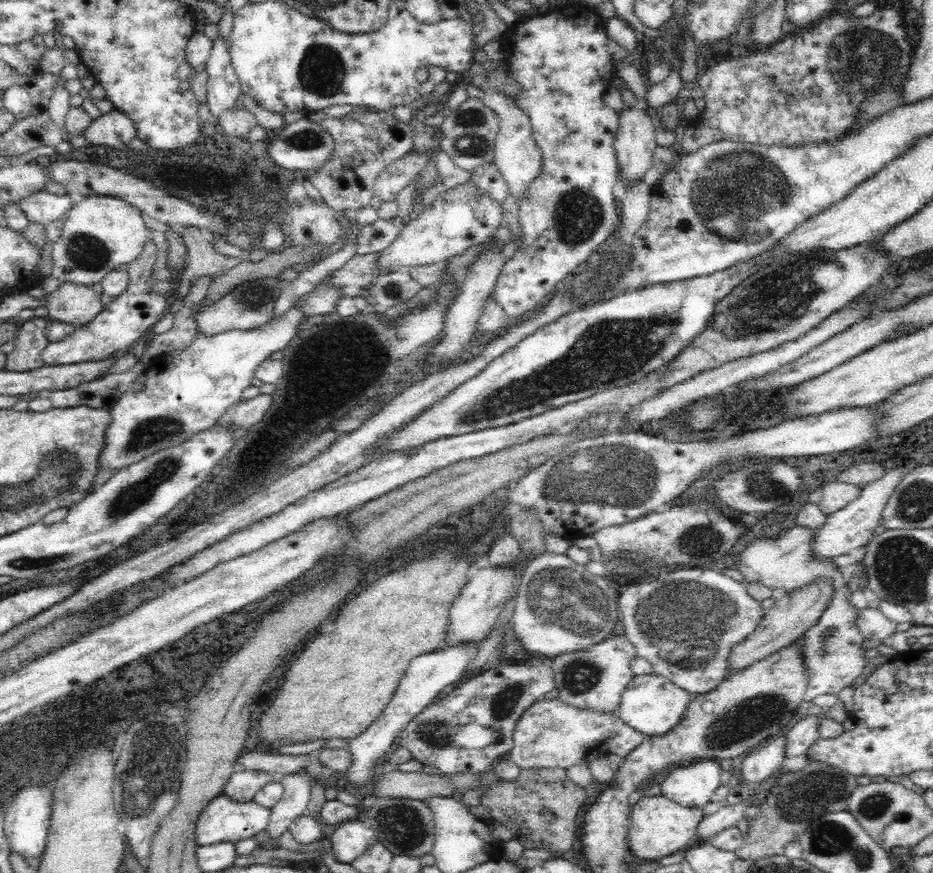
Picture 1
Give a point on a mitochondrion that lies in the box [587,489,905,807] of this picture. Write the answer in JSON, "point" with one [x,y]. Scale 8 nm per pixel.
{"point":[687,623]}

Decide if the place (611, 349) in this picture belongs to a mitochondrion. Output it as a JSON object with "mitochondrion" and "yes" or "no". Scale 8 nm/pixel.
{"mitochondrion":"yes"}

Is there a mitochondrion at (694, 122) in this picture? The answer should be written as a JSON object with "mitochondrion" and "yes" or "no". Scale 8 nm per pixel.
{"mitochondrion":"no"}

